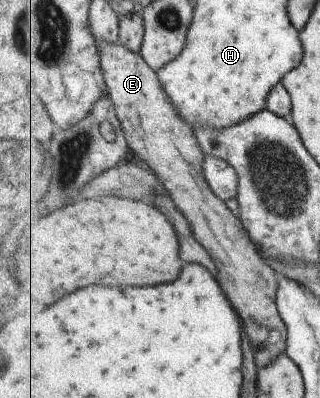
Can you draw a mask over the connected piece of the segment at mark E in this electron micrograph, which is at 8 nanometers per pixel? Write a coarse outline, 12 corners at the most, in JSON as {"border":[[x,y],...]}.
{"border":[[98,43],[109,98],[245,324],[286,354],[278,276],[208,185],[205,153],[142,54]]}

